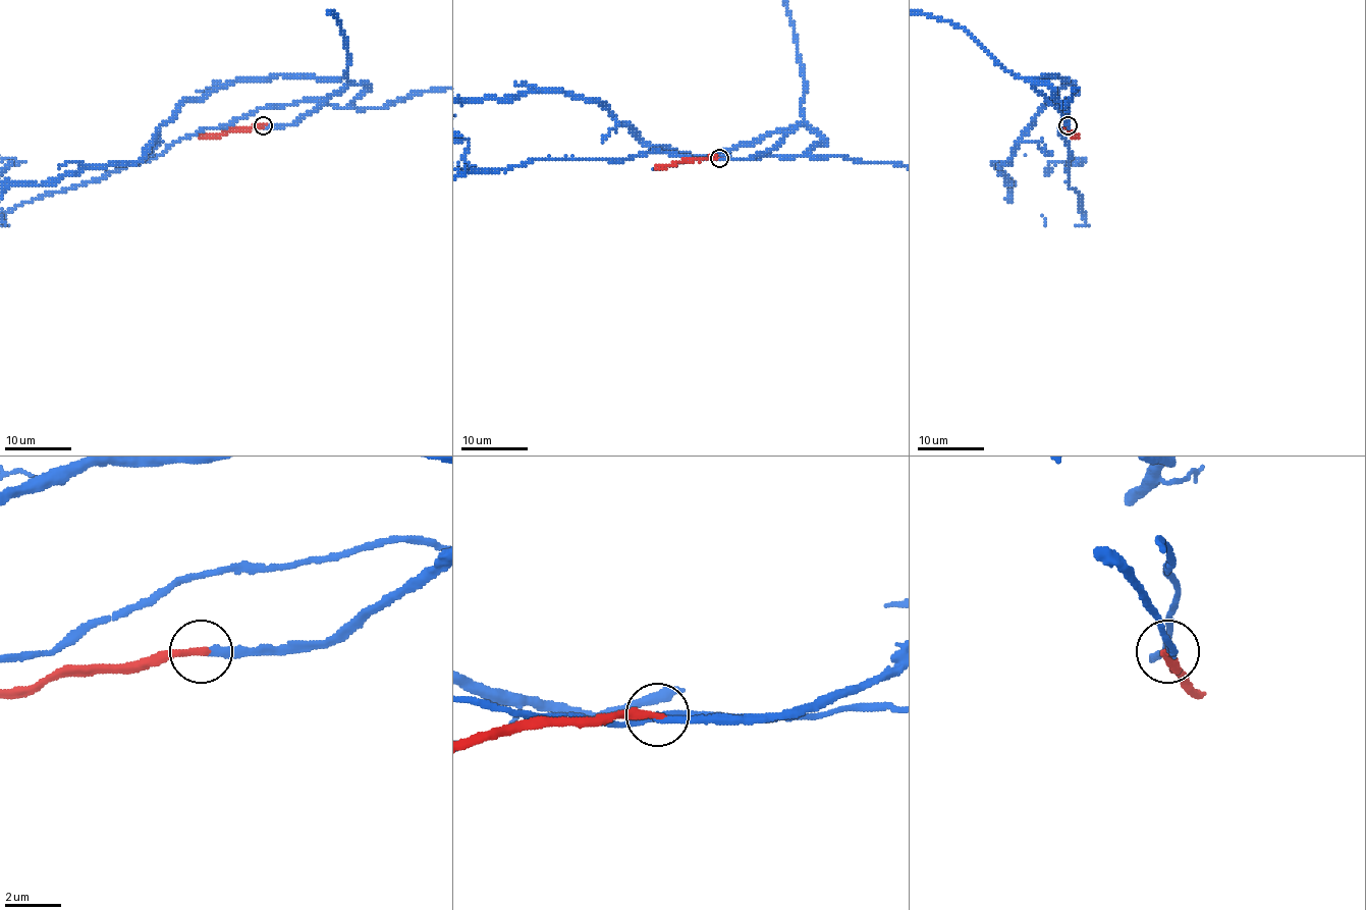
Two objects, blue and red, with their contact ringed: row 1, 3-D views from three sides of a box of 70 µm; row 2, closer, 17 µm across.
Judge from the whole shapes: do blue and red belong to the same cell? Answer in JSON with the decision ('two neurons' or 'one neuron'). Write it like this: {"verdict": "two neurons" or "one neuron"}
{"verdict": "one neuron"}

